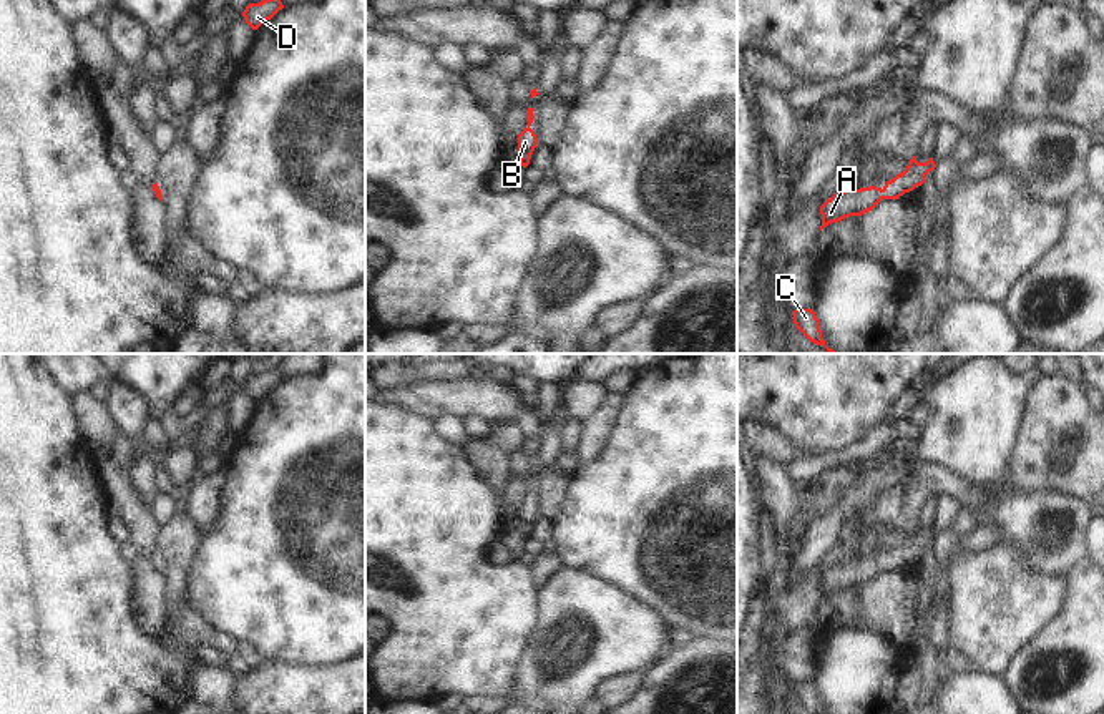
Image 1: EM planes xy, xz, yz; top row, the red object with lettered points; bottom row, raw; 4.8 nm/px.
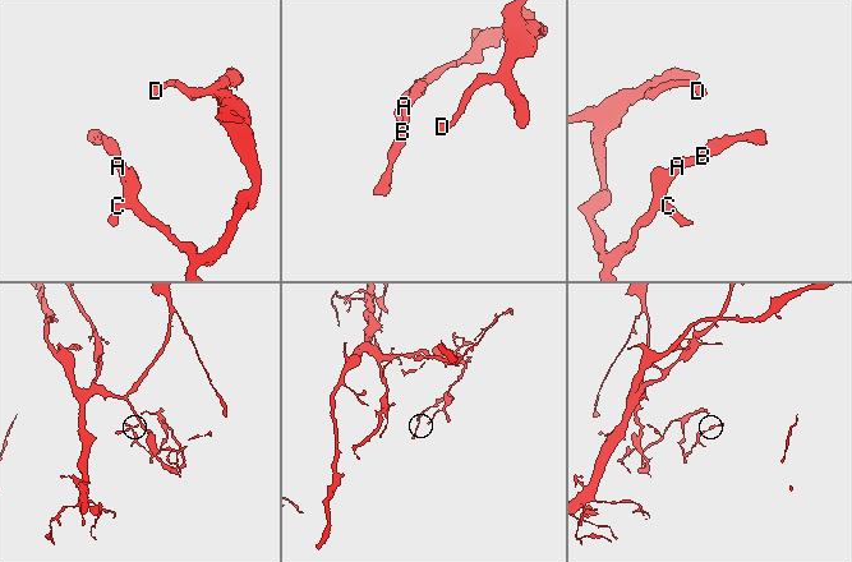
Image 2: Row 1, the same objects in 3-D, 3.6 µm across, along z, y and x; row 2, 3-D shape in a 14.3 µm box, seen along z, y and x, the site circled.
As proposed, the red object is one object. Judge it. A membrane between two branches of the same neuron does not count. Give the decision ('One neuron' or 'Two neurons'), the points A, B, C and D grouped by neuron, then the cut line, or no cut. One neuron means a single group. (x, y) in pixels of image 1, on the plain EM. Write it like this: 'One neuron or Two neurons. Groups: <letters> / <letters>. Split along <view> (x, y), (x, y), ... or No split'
One neuron. Groups: A B C D. No split

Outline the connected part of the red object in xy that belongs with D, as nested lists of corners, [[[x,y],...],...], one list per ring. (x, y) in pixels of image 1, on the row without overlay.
[[[276,367],[259,375],[249,375],[246,382],[242,384],[242,389],[252,402],[257,402],[262,395],[271,392],[282,380],[284,377],[279,367]]]

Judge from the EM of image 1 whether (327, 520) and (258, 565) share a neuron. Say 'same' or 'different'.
same

